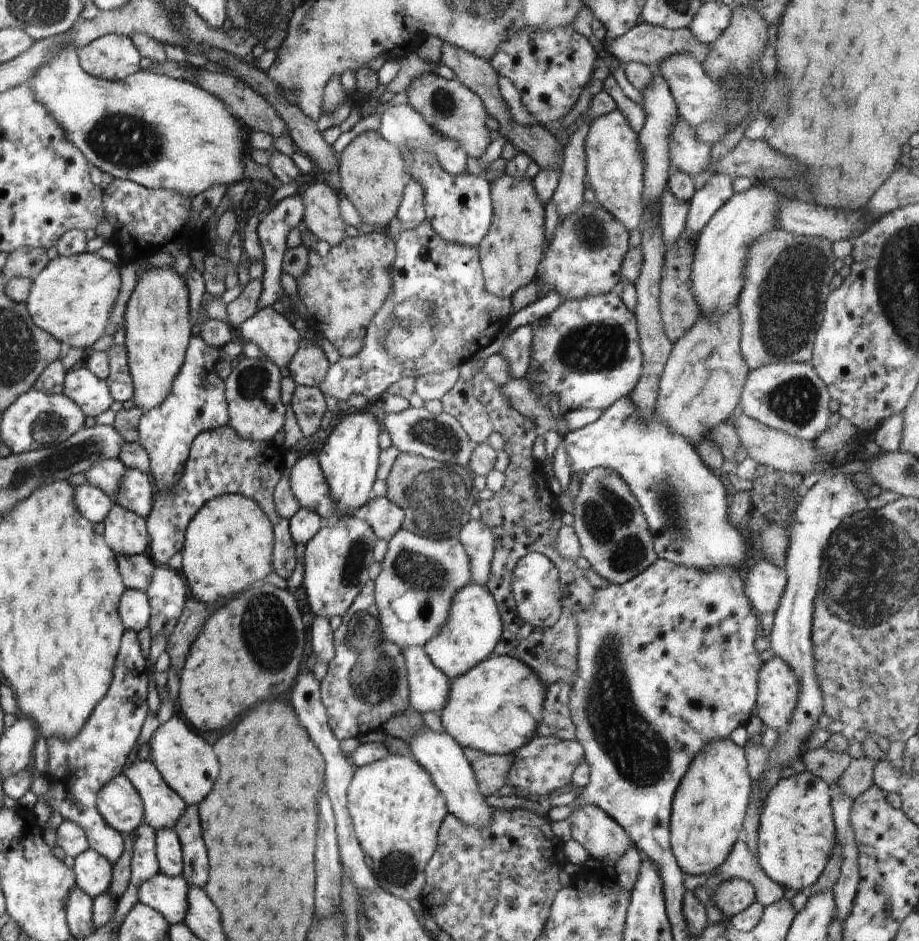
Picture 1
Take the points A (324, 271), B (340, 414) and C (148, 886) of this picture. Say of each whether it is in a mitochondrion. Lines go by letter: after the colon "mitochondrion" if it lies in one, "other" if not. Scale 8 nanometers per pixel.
A: other
B: other
C: other

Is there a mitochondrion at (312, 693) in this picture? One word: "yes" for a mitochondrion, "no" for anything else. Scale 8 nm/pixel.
no

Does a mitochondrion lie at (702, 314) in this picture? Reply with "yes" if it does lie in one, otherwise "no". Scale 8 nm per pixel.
no

